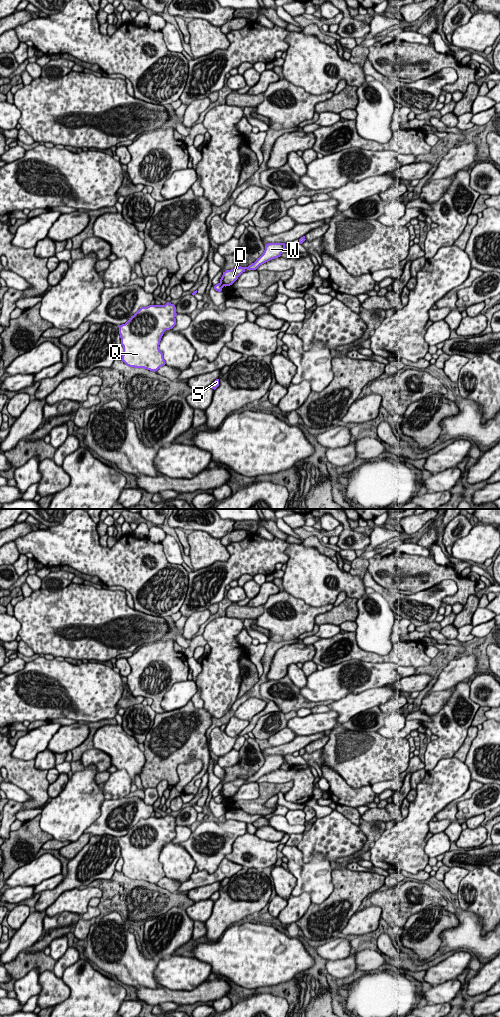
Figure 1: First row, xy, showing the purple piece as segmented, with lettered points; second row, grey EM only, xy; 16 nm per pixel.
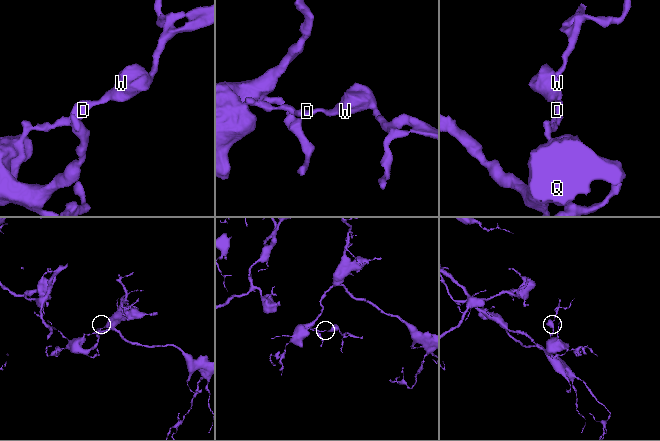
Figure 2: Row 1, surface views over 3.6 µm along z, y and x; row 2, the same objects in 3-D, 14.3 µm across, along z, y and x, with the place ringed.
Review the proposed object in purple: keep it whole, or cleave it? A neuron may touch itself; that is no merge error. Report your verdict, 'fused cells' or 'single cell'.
fused cells

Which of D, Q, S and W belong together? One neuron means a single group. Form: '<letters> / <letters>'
D W / Q S

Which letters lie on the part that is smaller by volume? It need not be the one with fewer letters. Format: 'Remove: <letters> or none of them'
Remove: D, W

